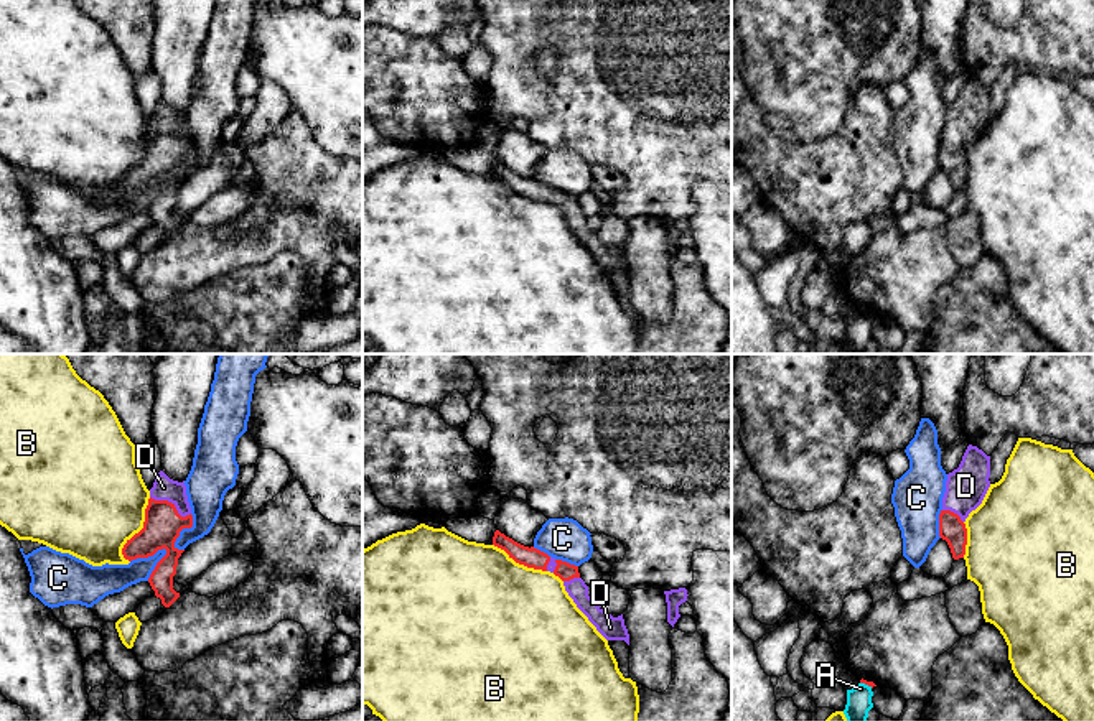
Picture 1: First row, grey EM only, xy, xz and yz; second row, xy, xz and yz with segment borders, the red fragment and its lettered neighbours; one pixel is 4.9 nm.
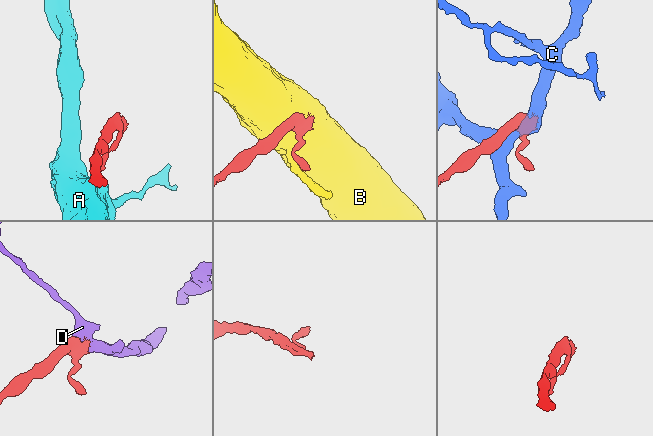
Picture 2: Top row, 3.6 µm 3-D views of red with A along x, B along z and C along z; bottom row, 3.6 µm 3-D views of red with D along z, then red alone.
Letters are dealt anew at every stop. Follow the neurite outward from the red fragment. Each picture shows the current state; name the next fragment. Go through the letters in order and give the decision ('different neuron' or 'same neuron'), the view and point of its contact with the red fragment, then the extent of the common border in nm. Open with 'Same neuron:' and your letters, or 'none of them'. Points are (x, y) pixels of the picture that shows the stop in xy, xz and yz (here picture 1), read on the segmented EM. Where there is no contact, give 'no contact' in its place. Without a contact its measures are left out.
Same neuron: D
A: different neuron; meets red in yz at (867, 683); contact 70 nm long
B: different neuron; meets red in xy at (140, 530); contact 340 nm long
C: different neuron; meets red in xy at (149, 555); contact 190 nm long
D: same neuron; meets red in xy at (172, 504); contact 220 nm long

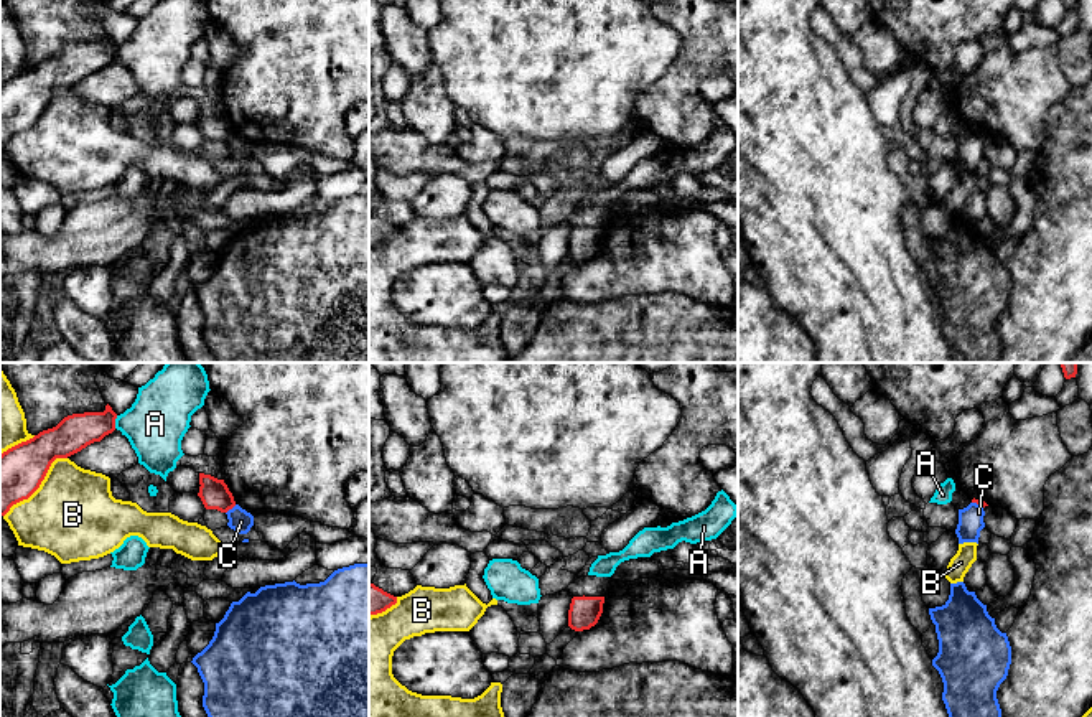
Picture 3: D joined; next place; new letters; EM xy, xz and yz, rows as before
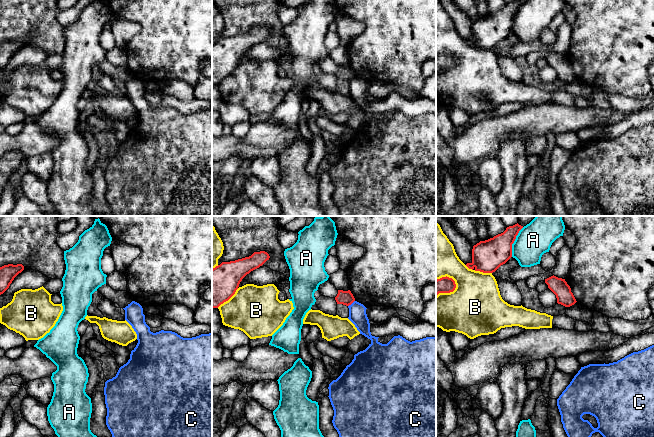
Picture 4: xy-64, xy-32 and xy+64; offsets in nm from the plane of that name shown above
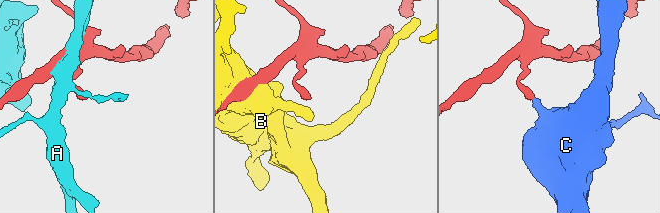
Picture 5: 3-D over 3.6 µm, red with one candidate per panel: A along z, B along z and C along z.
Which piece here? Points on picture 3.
Same neuron: none of them
A: different neuron; meets red in xy at (114, 422); contact 70 nm long
B: different neuron; meets red in xy at (38, 487); contact 420 nm long
C: different neuron; meets red in xy at (231, 508); contact 70 nm long

